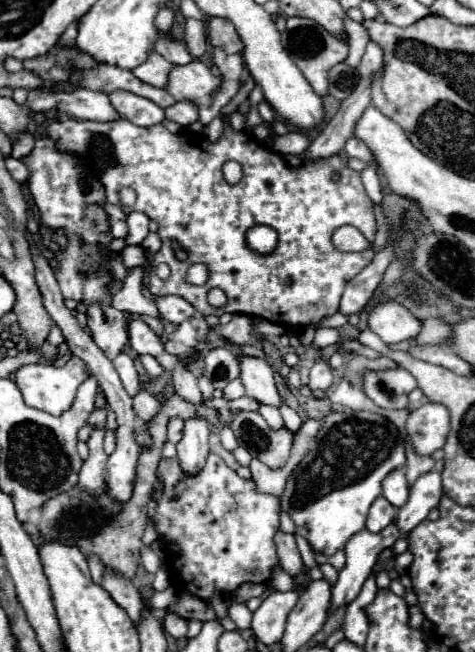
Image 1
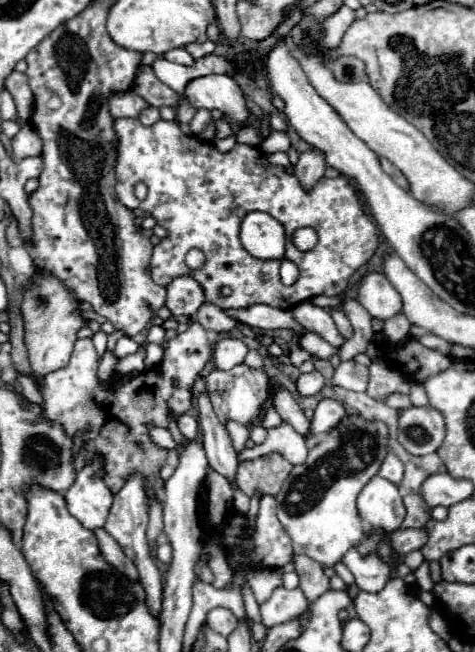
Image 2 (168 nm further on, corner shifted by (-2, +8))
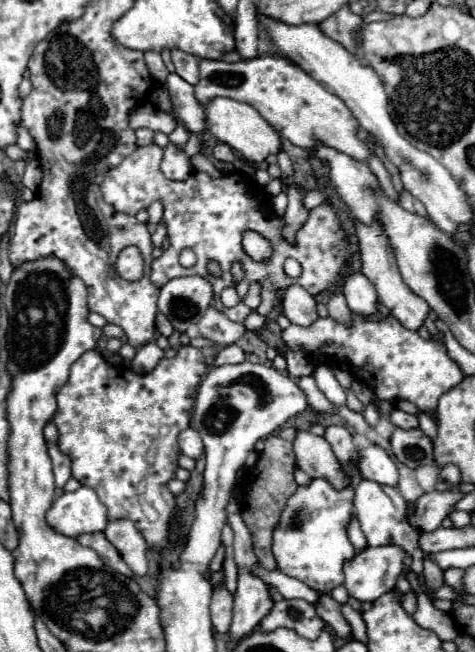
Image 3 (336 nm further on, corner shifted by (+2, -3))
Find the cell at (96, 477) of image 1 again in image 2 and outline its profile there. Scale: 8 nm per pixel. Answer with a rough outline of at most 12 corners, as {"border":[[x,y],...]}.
{"border":[[99,457],[65,493],[69,513],[93,531],[105,525],[113,493]]}

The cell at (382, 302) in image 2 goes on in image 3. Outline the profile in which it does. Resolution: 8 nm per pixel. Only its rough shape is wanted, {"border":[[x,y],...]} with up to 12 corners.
{"border":[[351,274],[343,294],[351,312],[377,312],[375,286],[363,274]]}

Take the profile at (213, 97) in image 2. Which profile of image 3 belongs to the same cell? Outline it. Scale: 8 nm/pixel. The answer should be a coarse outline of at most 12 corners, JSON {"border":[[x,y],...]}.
{"border":[[203,104],[207,130],[249,162],[281,150],[279,134],[249,104]]}

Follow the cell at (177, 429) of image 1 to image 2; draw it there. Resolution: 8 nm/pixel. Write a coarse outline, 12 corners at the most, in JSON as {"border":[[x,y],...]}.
{"border":[[189,413],[177,419],[187,441],[197,439],[199,423]]}

